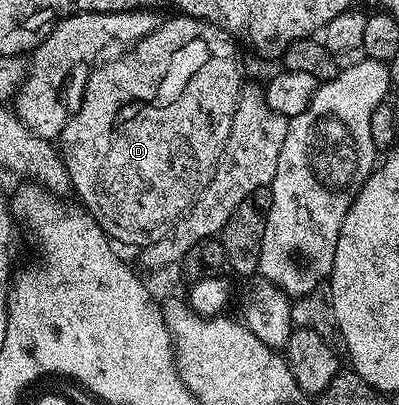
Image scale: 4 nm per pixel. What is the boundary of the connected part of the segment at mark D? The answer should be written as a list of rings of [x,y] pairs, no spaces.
[[[175,17],[172,23],[160,22],[158,29],[134,44],[128,50],[131,52],[124,59],[119,59],[116,63],[107,63],[104,67],[96,66],[86,76],[88,79],[83,87],[83,100],[80,101],[76,111],[74,108],[73,114],[63,127],[61,154],[63,164],[67,167],[71,178],[74,194],[79,194],[80,201],[84,203],[80,204],[116,244],[128,243],[131,247],[142,249],[153,241],[165,237],[171,232],[172,227],[190,211],[199,194],[205,189],[205,185],[209,185],[215,166],[219,163],[221,153],[225,149],[225,141],[229,141],[229,129],[233,125],[233,113],[239,100],[239,91],[245,86],[243,67],[239,64],[239,51],[235,47],[238,47],[236,40],[228,37],[219,28],[211,26],[210,23],[204,23],[201,19]]]

